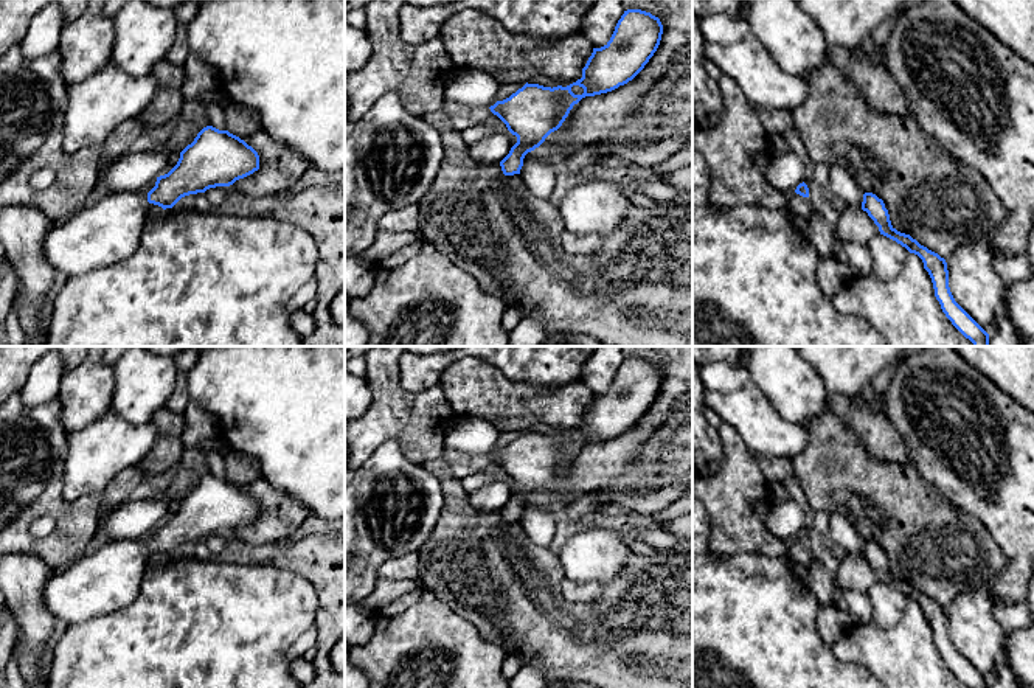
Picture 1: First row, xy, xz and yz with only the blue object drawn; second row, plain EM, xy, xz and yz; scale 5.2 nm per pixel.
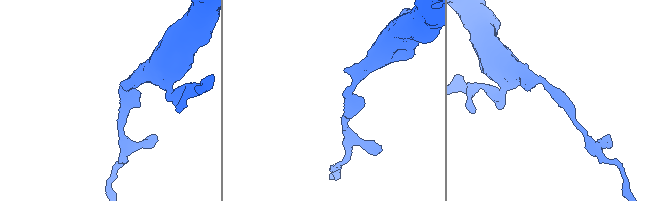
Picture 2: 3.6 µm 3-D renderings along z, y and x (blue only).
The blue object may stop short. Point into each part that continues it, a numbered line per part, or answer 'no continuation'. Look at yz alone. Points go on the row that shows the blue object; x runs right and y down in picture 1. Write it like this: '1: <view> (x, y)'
1: yz (800, 210)

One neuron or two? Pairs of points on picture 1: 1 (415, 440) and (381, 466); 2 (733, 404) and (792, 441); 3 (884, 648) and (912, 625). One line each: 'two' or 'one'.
1: two
2: one
3: one

